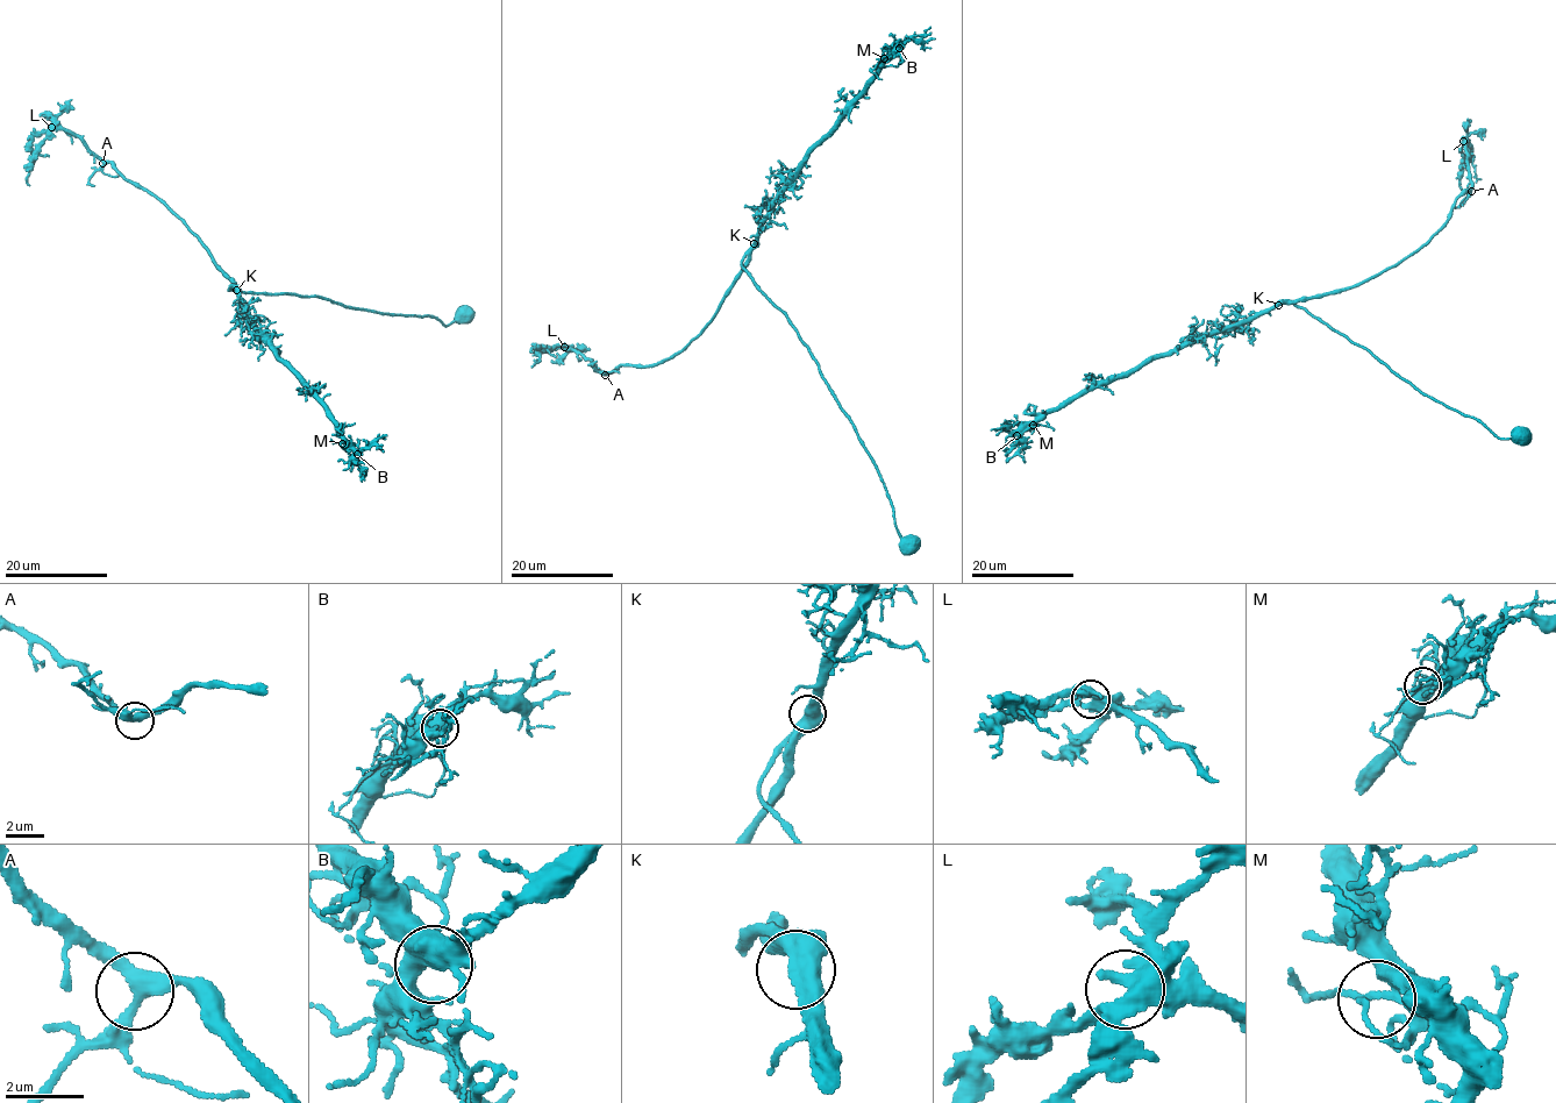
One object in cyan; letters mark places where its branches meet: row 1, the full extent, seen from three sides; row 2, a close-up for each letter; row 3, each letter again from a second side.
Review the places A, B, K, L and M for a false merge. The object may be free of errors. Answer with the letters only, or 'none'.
none

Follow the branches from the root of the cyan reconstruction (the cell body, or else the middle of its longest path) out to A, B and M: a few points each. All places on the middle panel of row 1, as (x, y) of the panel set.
A: (908, 545), (856, 427), (797, 328), (742, 265), (747, 255), (712, 320), (680, 350), (605, 375)
B: (908, 545), (876, 464), (816, 361), (741, 264), (770, 205), (806, 153), (899, 48)
M: (908, 545), (898, 533), (876, 464), (816, 361), (741, 264), (778, 192), (884, 58)

